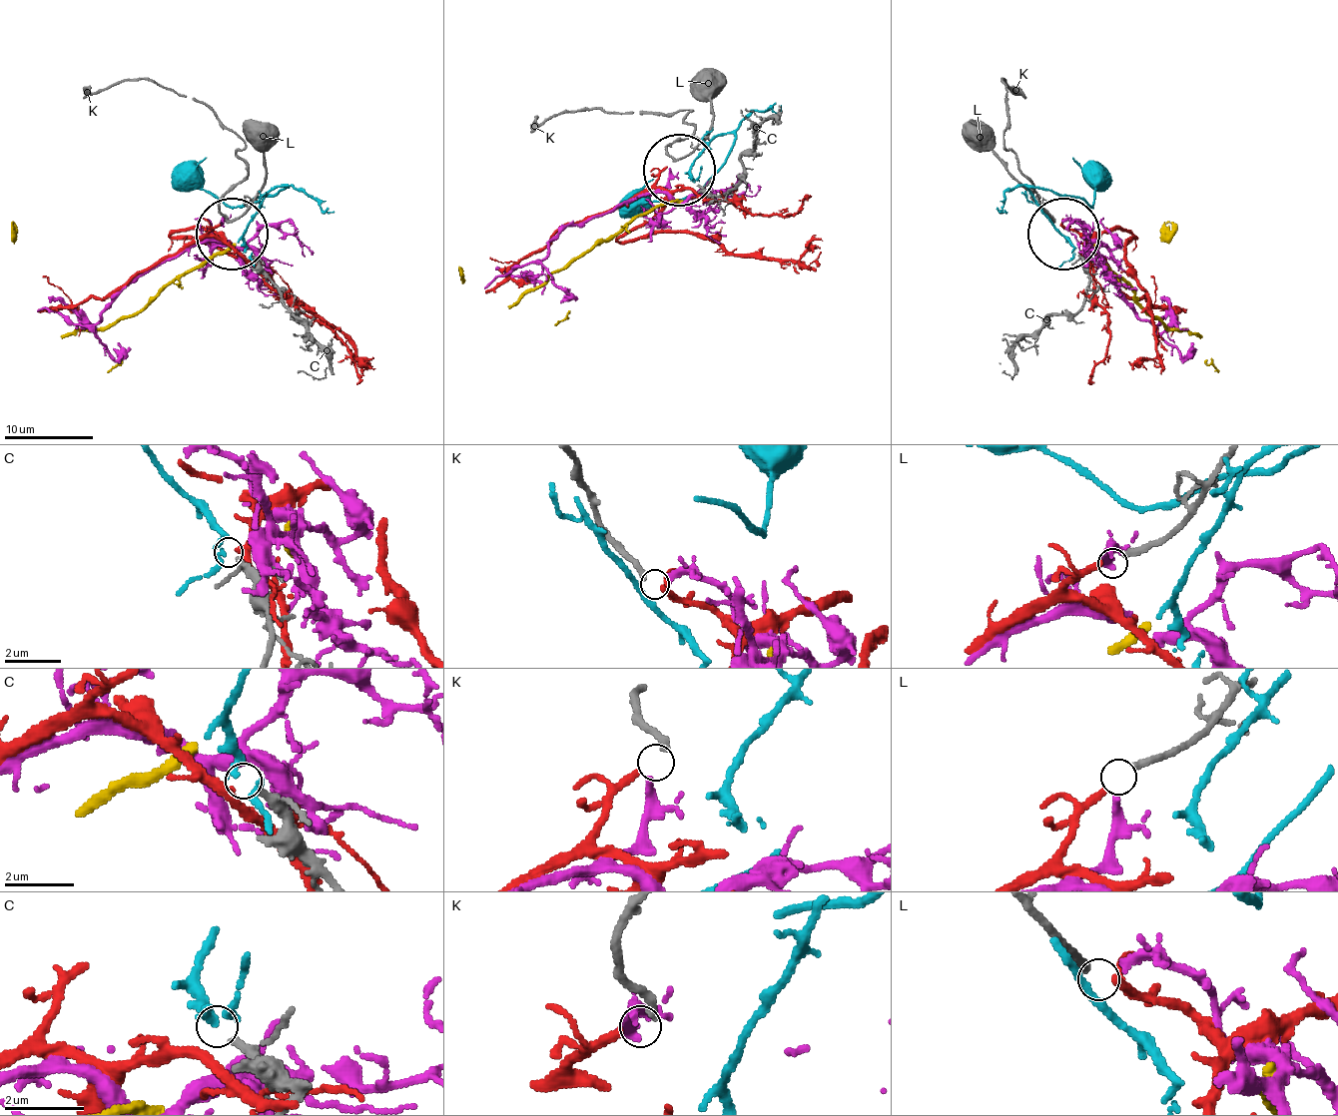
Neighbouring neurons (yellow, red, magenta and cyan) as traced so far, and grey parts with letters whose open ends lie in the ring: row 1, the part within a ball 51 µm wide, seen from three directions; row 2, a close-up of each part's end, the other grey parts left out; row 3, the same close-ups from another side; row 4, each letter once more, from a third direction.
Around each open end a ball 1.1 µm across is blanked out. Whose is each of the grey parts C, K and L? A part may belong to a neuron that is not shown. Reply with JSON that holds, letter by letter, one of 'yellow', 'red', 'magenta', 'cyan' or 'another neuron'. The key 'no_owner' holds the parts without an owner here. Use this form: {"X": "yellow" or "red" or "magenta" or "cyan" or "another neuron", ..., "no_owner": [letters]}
{"C": "cyan", "K": "magenta", "L": "red", "no_owner": []}

